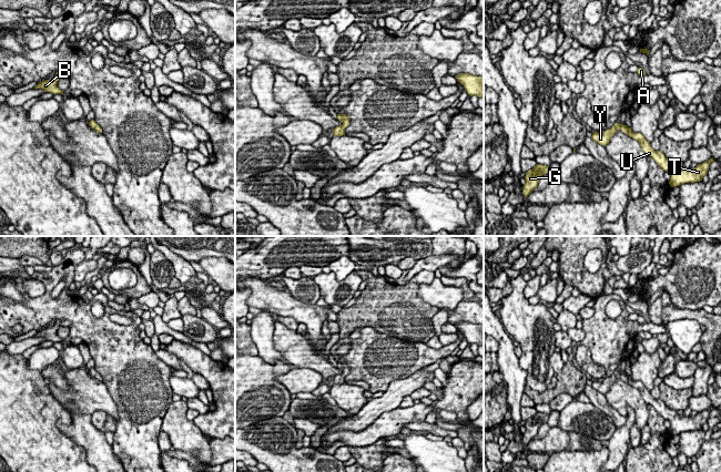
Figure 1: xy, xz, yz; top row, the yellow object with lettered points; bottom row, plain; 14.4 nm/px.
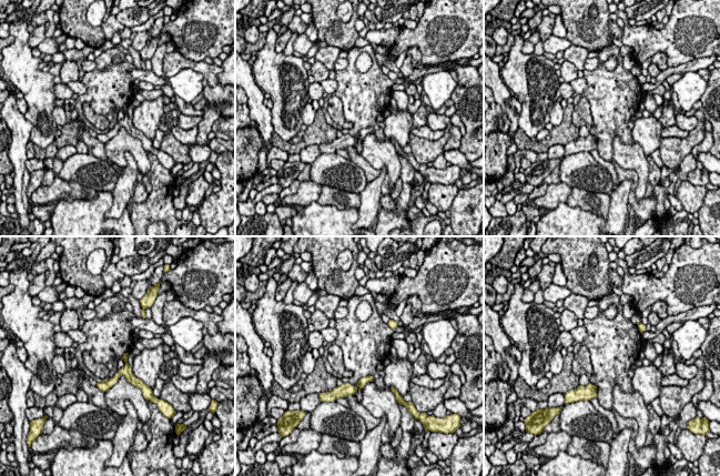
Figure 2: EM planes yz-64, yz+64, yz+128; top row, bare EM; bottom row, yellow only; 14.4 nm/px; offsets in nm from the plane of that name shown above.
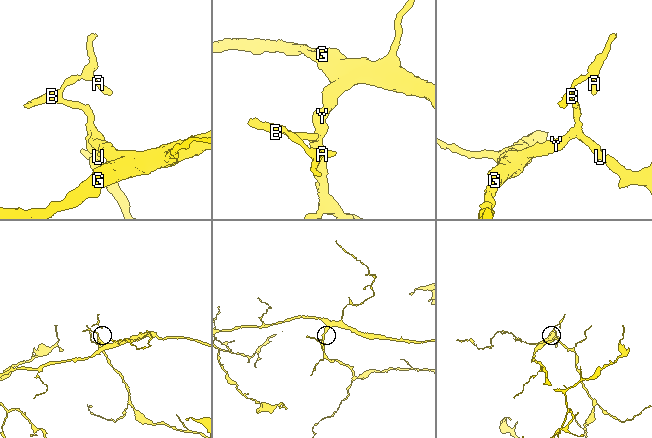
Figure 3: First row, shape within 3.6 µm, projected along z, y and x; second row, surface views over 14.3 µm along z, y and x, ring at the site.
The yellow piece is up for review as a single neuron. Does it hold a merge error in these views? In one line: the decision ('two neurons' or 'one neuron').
one neuron

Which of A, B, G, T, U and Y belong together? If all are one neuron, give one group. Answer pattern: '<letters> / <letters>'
A B G T U Y

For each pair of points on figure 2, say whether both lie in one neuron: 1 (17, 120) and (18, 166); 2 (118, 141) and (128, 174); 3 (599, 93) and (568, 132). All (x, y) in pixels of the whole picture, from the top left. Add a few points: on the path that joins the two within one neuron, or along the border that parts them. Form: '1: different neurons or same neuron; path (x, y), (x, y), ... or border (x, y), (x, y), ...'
1: same neuron; path (18, 131), (18, 155)
2: different neurons; border (125, 151), (132, 155), (139, 170)
3: different neurons; border (573, 103), (573, 123), (578, 128)

